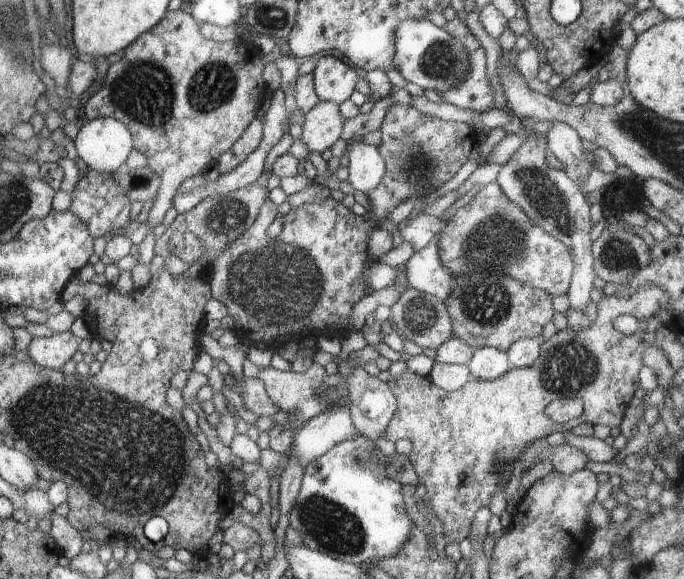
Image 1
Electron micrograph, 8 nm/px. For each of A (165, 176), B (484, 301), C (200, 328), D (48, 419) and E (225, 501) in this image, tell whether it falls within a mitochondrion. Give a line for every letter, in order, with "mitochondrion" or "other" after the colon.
A: other
B: mitochondrion
C: other
D: mitochondrion
E: other

